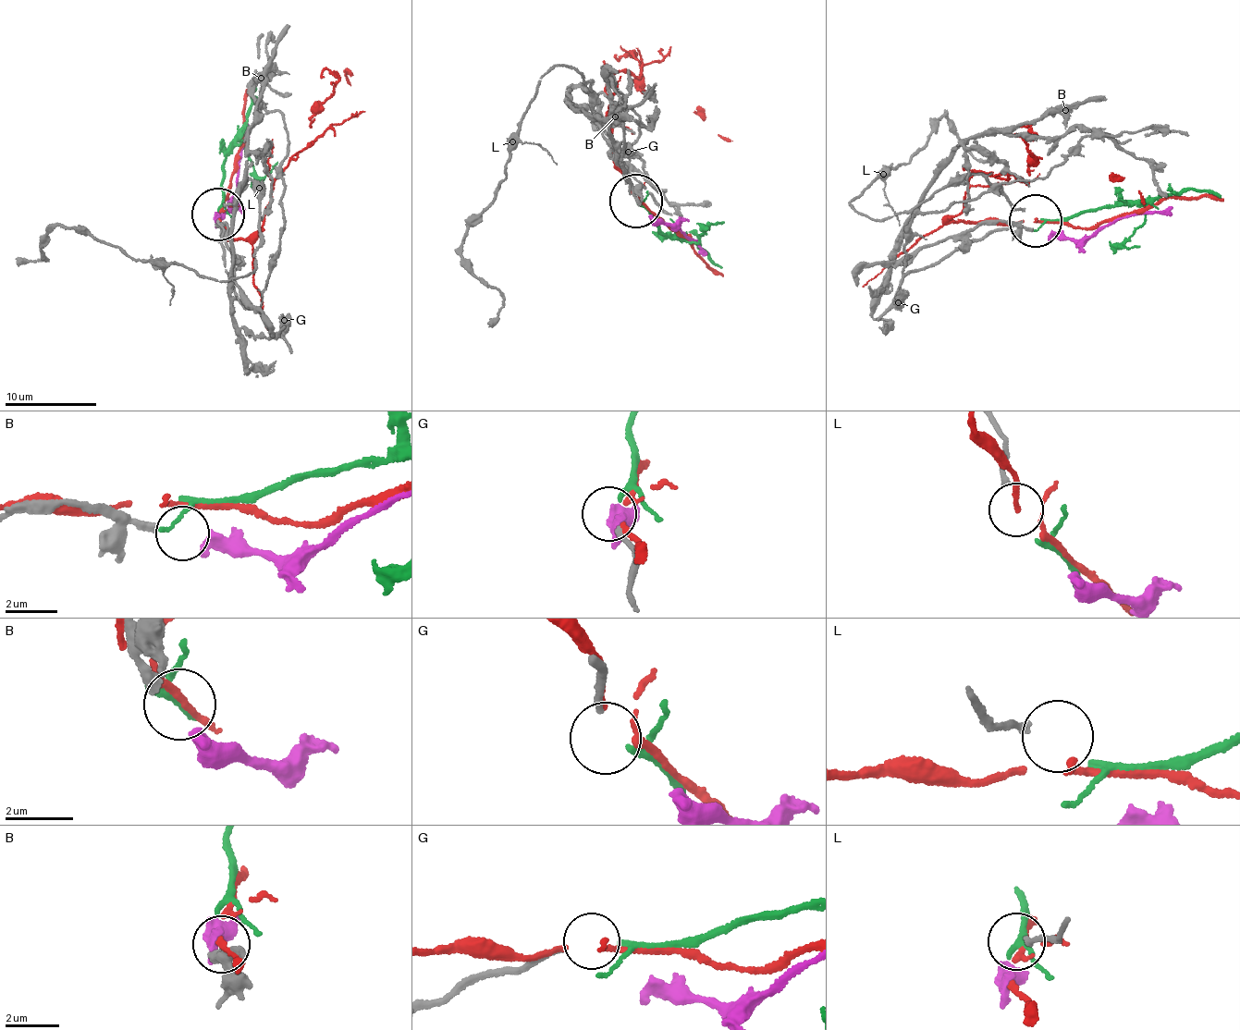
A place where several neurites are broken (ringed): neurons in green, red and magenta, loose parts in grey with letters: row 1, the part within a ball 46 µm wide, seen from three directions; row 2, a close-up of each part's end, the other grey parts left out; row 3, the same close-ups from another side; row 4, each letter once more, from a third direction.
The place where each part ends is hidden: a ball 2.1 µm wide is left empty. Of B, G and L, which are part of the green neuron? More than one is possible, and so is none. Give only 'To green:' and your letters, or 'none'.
To green: G

